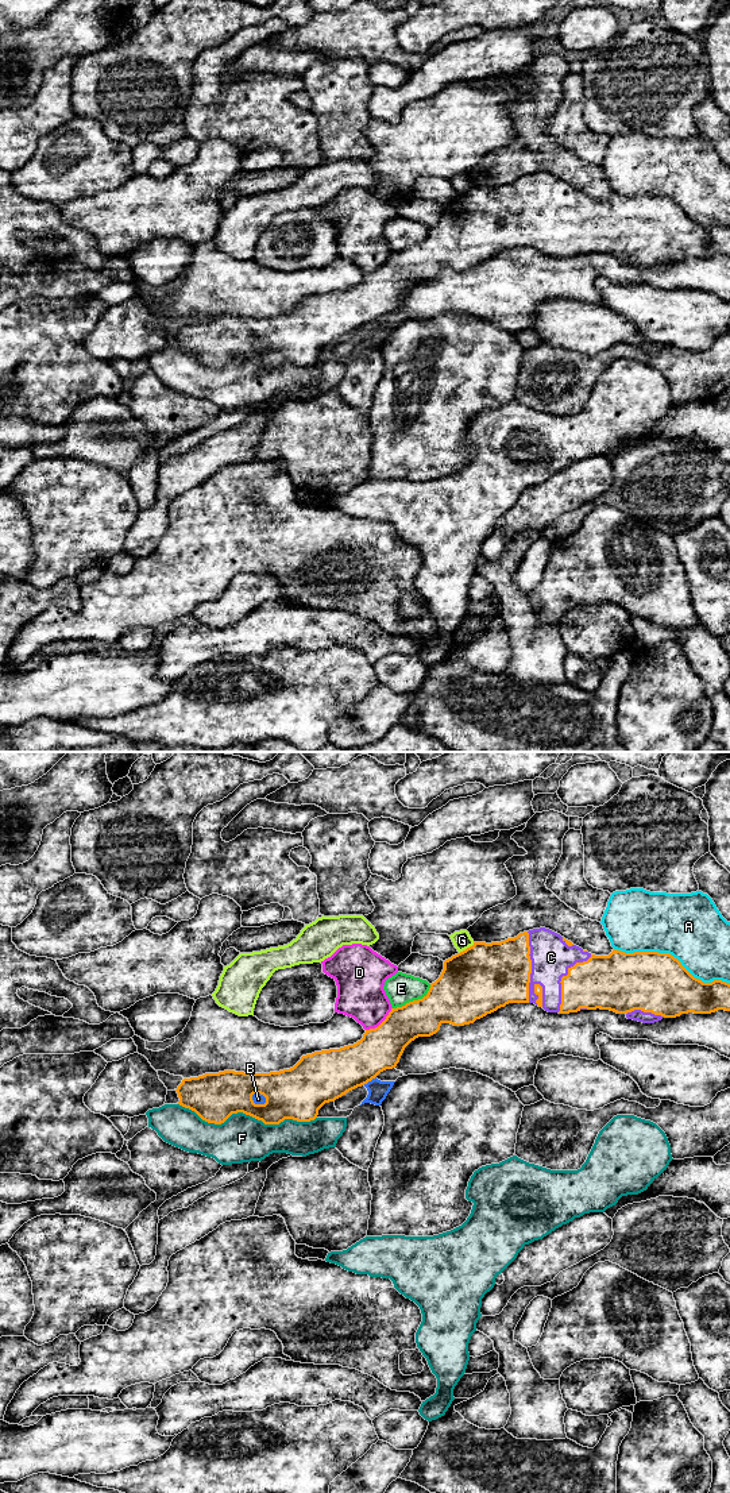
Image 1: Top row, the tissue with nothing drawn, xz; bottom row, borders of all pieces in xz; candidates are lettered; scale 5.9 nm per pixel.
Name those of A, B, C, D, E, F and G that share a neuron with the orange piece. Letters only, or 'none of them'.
C

